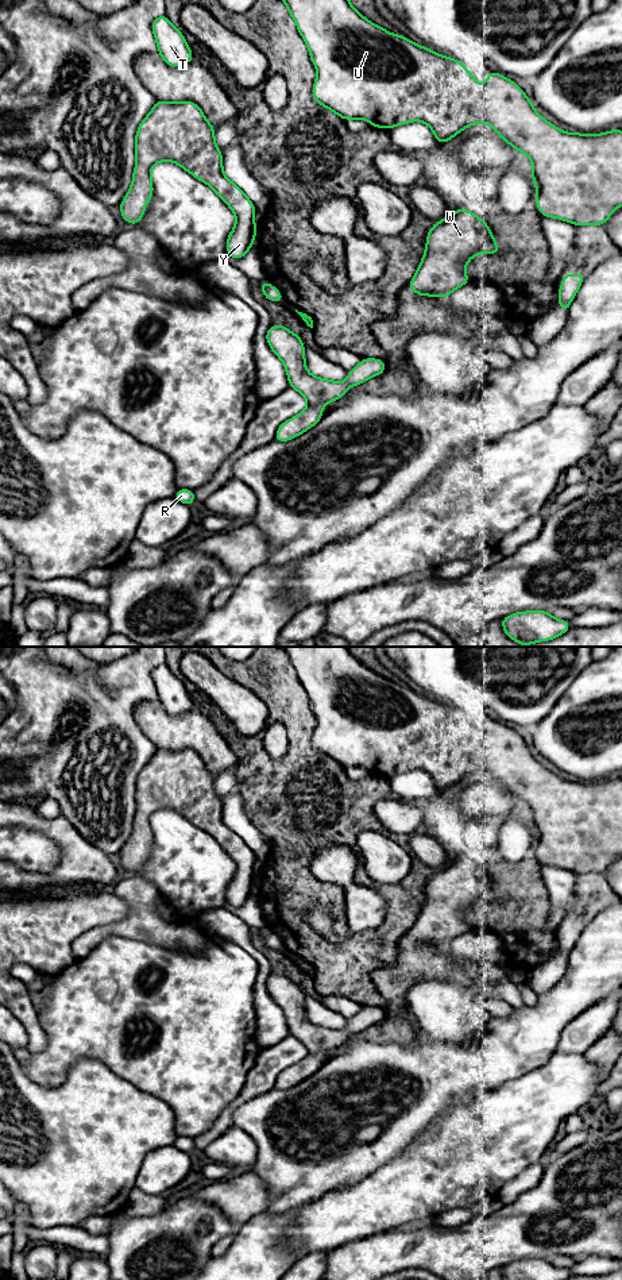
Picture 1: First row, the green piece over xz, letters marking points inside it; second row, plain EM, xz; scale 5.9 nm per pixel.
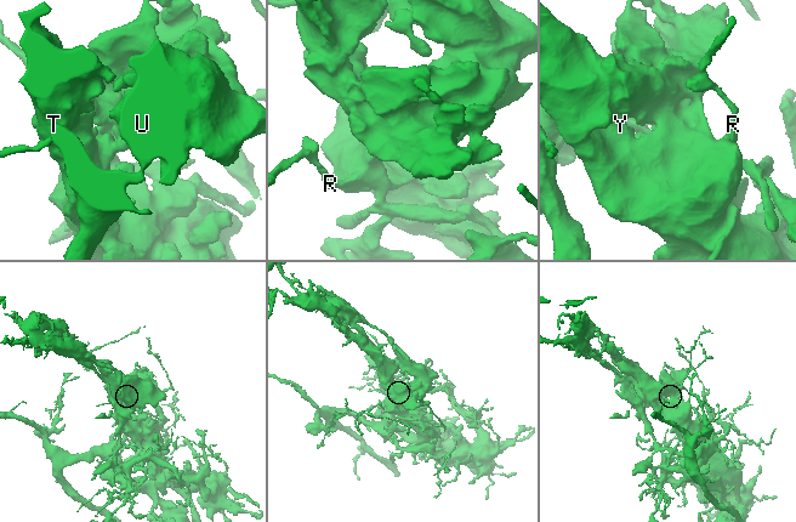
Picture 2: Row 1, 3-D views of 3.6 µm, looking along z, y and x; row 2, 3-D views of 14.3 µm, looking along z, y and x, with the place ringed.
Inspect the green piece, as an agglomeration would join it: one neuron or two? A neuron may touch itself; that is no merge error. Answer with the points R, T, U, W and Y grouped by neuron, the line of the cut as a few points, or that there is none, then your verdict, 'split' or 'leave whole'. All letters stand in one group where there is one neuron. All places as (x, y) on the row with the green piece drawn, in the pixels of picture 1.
R T / U W Y | xz (302, 317), (310, 320) | split

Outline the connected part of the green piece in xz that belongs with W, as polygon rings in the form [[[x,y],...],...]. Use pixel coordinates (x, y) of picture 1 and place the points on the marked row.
[[[457,208],[428,232],[425,254],[409,288],[418,296],[448,297],[470,282],[465,265],[480,252],[501,250],[483,219]]]

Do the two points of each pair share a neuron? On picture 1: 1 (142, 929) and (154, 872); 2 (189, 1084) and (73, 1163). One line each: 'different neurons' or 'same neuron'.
1: different neurons
2: different neurons

